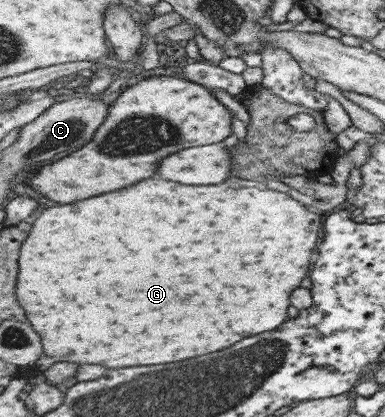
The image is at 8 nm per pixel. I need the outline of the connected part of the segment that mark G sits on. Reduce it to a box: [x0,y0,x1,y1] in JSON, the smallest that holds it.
[16,179,323,372]

